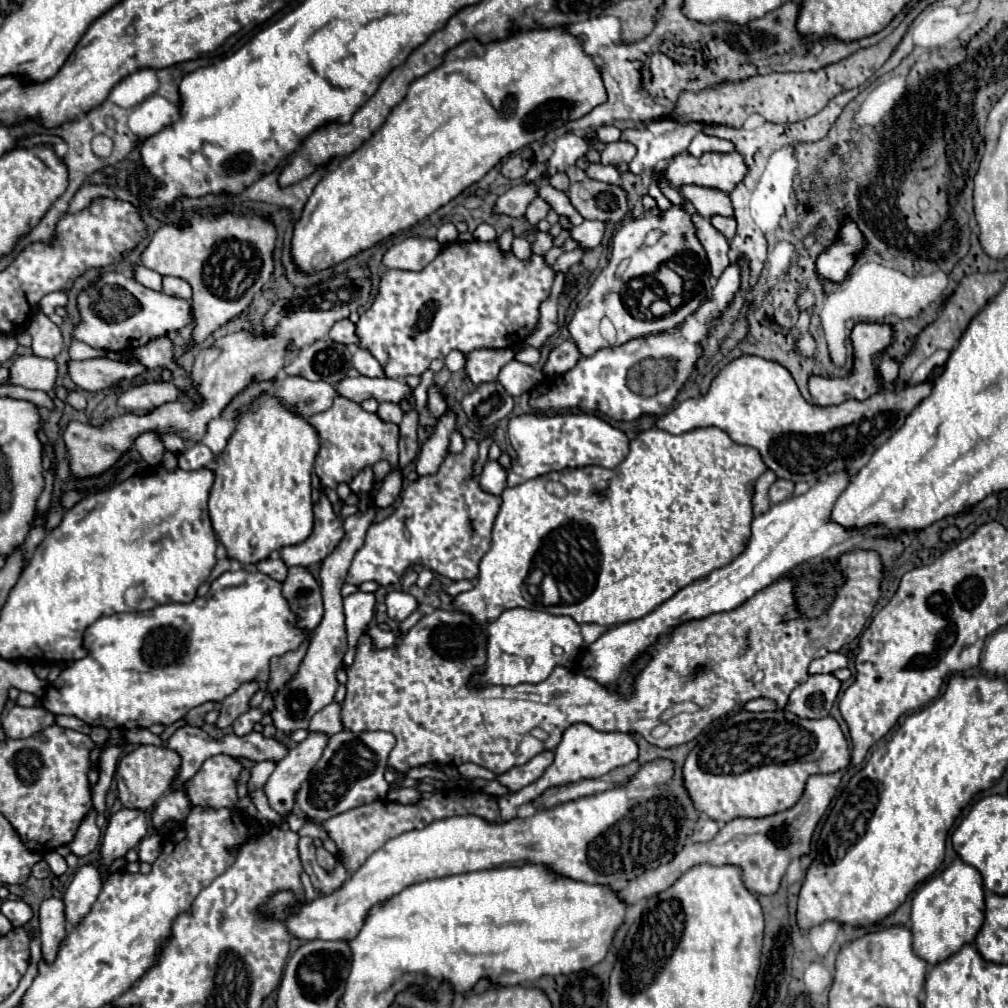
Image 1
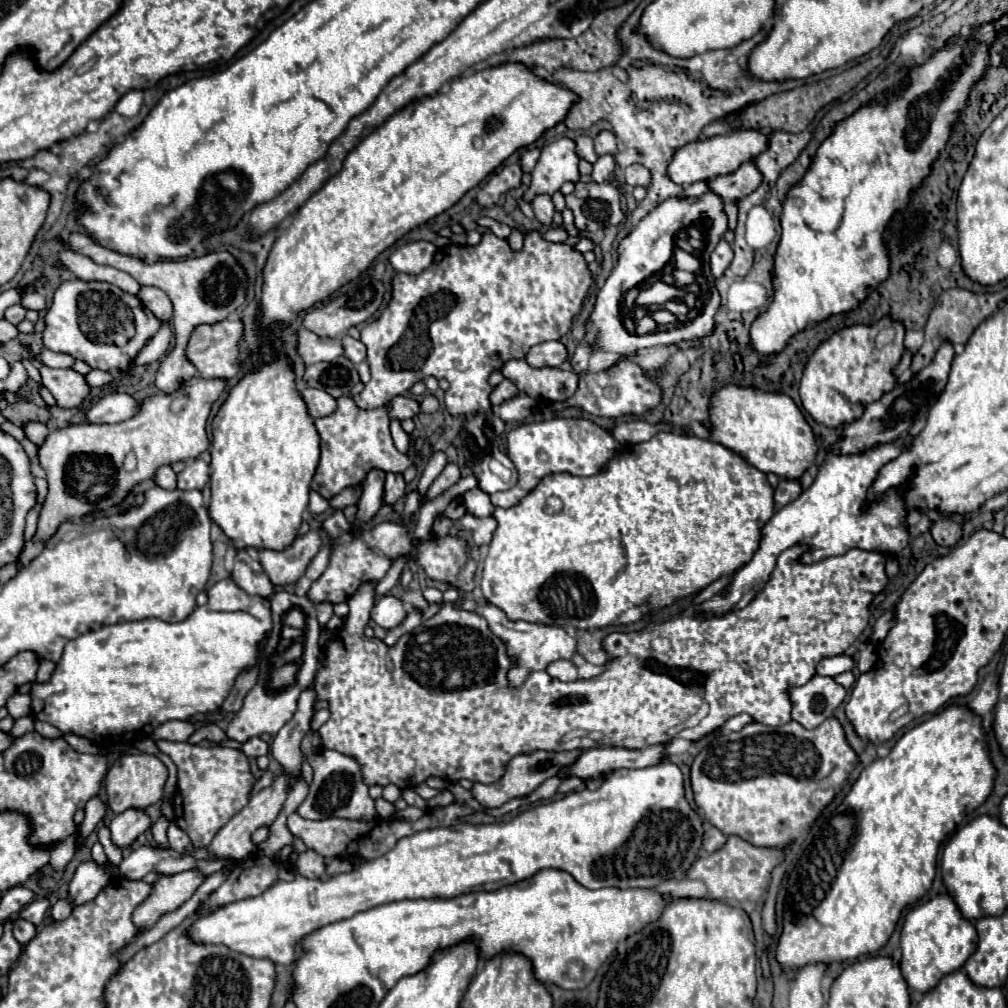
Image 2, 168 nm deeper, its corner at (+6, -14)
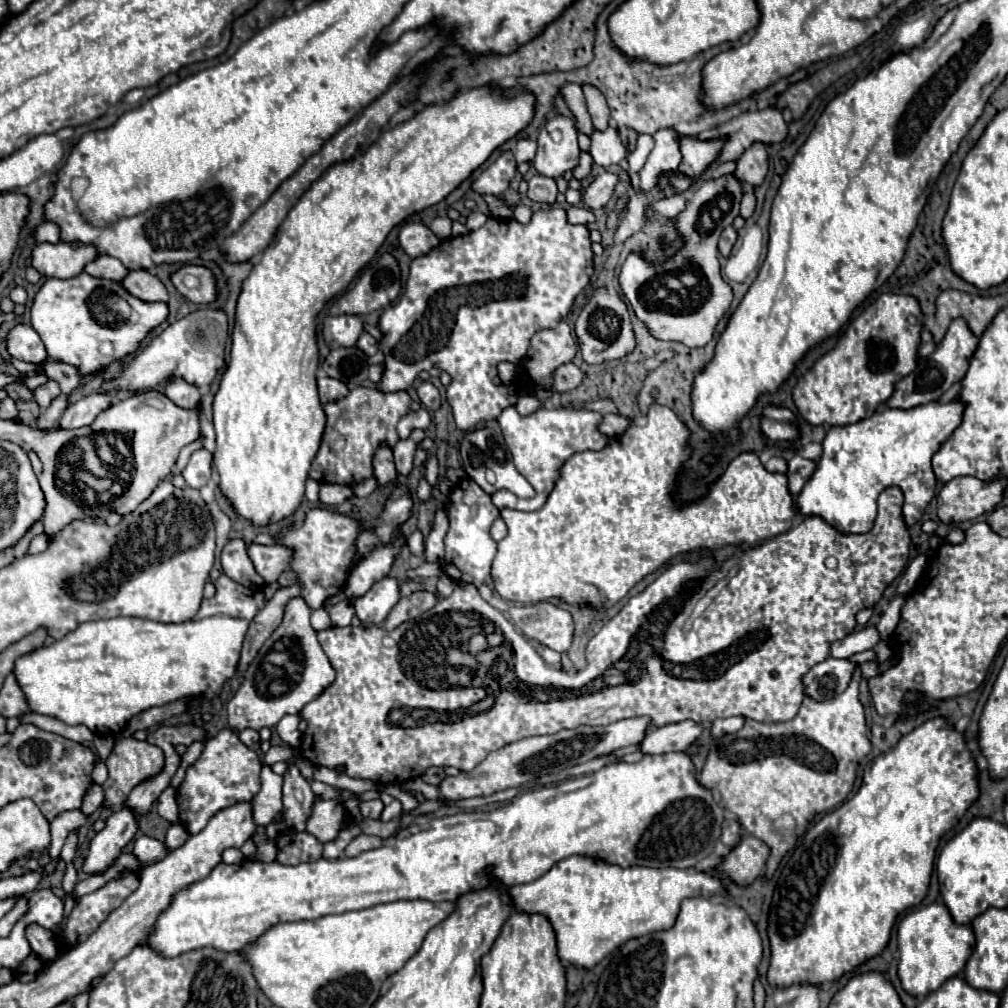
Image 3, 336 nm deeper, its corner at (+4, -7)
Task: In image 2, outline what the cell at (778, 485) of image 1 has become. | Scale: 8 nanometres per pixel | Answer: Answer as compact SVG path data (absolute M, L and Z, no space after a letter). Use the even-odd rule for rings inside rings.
M780 480L780 484L776 486L776 492L774 492L776 510L784 508L788 502L796 500L800 494L802 494L802 486L800 486L800 480Z

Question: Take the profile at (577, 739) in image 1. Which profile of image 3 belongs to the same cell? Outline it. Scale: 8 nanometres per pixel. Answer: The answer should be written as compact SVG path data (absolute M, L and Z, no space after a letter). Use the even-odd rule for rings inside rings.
M690 721L666 725L662 729L650 729L640 743L640 751L646 755L662 755L672 751L686 751L702 733L702 727Z

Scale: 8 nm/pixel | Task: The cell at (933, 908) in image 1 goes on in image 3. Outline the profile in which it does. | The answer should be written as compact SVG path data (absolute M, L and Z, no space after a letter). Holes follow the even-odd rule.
M930 903L910 911L898 925L898 975L902 987L914 995L924 997L936 991L950 975L960 975L970 951L974 949L974 931L970 925L958 925L944 903Z

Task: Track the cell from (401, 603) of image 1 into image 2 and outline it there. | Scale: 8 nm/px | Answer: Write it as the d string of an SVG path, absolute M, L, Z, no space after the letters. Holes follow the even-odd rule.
M386 594L386 596L380 596L380 598L376 600L370 618L372 618L378 626L382 626L382 628L386 628L386 630L392 630L392 628L396 628L396 626L406 618L406 612L404 612L404 608L402 608L402 602L400 602L396 596Z

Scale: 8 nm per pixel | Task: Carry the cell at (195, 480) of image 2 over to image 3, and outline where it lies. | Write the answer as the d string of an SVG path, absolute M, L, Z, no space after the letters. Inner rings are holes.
M198 449L190 457L188 465L184 467L182 477L186 479L188 487L200 489L202 485L206 485L206 481L210 479L210 475L212 475L212 453L208 453L206 449Z

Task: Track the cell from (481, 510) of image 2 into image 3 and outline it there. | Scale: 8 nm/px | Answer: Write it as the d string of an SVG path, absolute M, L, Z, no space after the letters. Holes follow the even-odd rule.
M462 479L450 493L446 513L450 519L450 529L444 539L446 557L442 567L452 579L480 587L490 575L490 565L496 551L496 541L490 537L490 525L500 517L500 511L482 487L478 487L472 479Z

